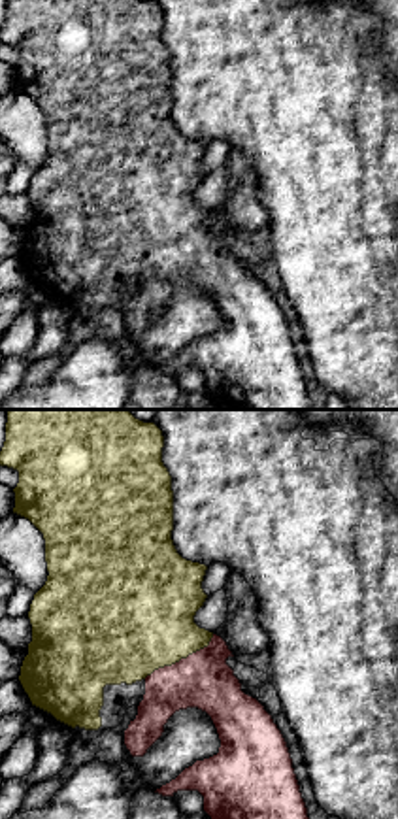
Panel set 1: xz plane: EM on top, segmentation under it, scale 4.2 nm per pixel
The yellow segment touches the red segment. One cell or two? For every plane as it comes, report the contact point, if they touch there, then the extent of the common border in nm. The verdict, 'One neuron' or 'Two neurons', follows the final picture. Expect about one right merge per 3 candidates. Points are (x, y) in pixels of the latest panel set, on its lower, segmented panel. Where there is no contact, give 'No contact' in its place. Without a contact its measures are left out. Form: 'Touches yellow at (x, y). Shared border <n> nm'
Touches yellow at (180, 659). Shared border 360 nm

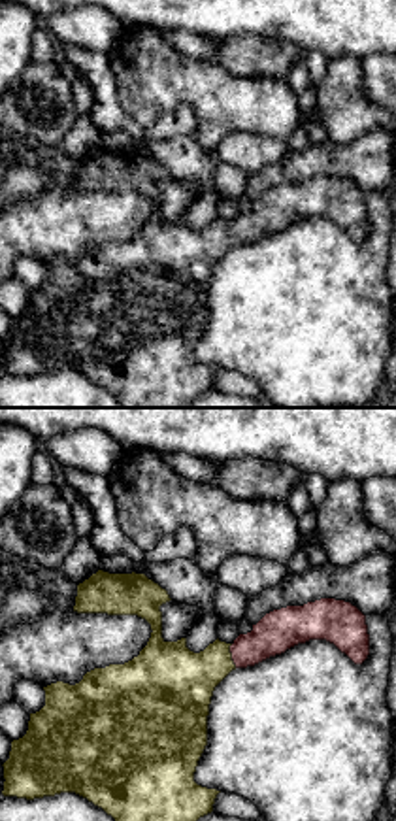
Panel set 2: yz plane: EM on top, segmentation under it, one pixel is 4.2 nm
Touches yellow at (230, 655). Shared border 110 nm

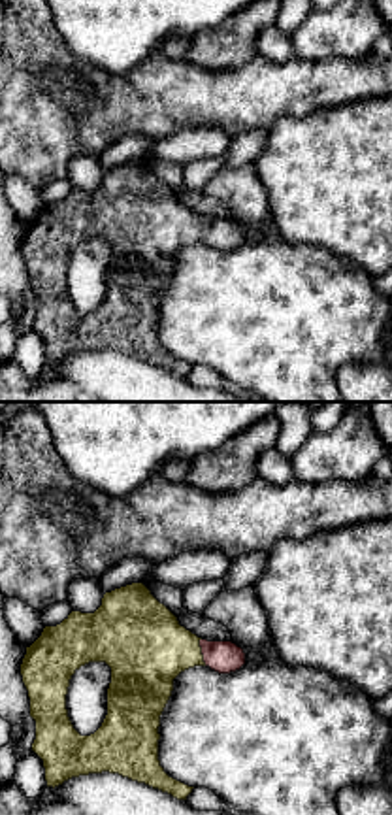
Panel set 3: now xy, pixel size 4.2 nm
Touches yellow at (200, 651). Shared border 120 nm

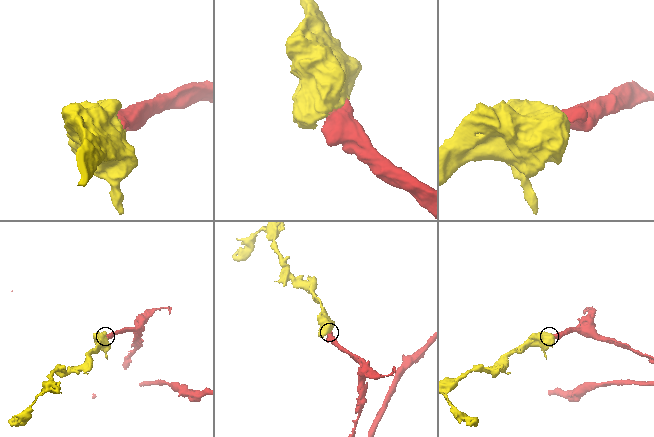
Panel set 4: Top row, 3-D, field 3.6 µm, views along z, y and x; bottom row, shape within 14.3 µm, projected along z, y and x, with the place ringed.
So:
One neuron

